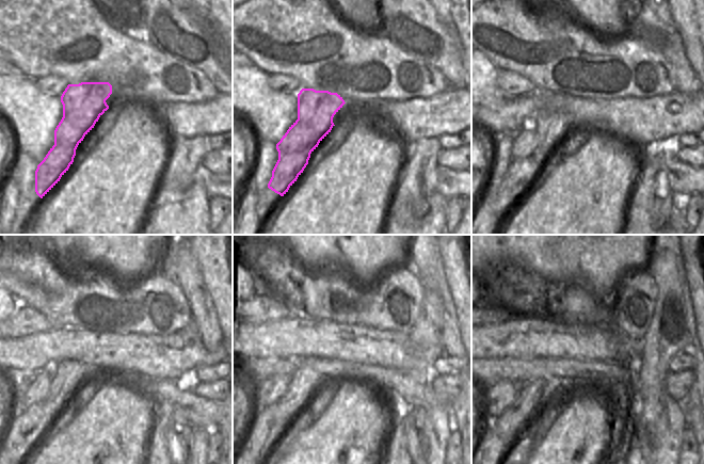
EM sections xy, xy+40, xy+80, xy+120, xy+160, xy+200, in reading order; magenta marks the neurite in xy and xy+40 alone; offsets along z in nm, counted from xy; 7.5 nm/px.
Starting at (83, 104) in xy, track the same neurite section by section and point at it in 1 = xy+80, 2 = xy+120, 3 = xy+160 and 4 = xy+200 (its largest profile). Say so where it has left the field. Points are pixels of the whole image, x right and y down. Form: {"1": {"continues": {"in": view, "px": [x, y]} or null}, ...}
{"1": {"continues": {"in": "xy+80", "px": [532, 145]}}, "2": {"continues": {"in": "xy+120", "px": [49, 390]}}, "3": {"continues": {"in": "xy+160", "px": [289, 394]}}, "4": {"continues": {"in": "xy+200", "px": [506, 406]}}}

